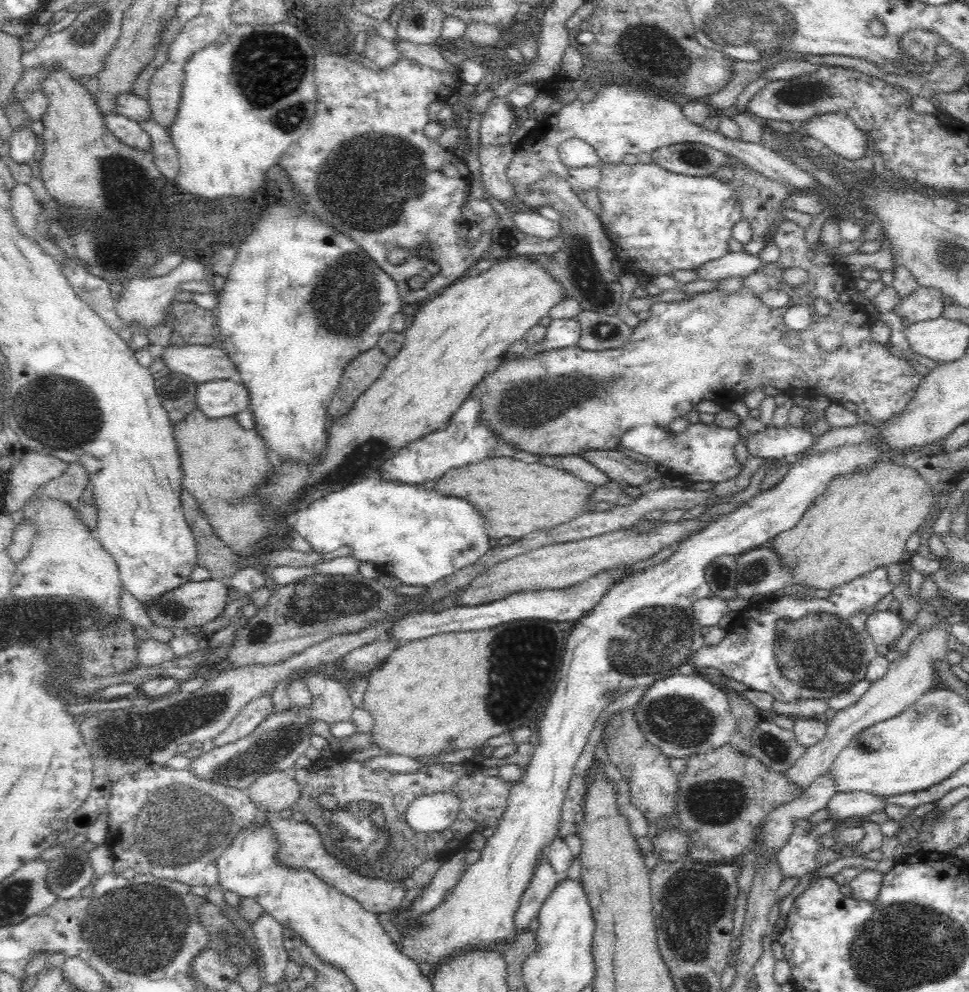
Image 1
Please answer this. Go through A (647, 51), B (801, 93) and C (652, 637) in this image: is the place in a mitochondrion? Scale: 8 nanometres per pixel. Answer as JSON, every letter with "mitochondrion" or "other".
{"A":"mitochondrion","B":"mitochondrion","C":"mitochondrion"}

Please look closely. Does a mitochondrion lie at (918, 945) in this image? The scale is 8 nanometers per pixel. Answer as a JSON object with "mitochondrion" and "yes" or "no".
{"mitochondrion":"yes"}

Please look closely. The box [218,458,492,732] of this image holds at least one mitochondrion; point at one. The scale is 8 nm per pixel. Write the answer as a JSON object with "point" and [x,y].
{"point":[307,607]}

